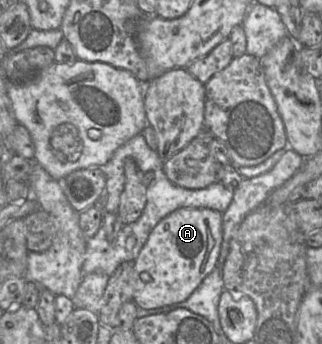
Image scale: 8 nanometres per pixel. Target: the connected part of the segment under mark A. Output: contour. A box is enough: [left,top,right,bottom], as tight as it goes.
[133,208,223,309]

